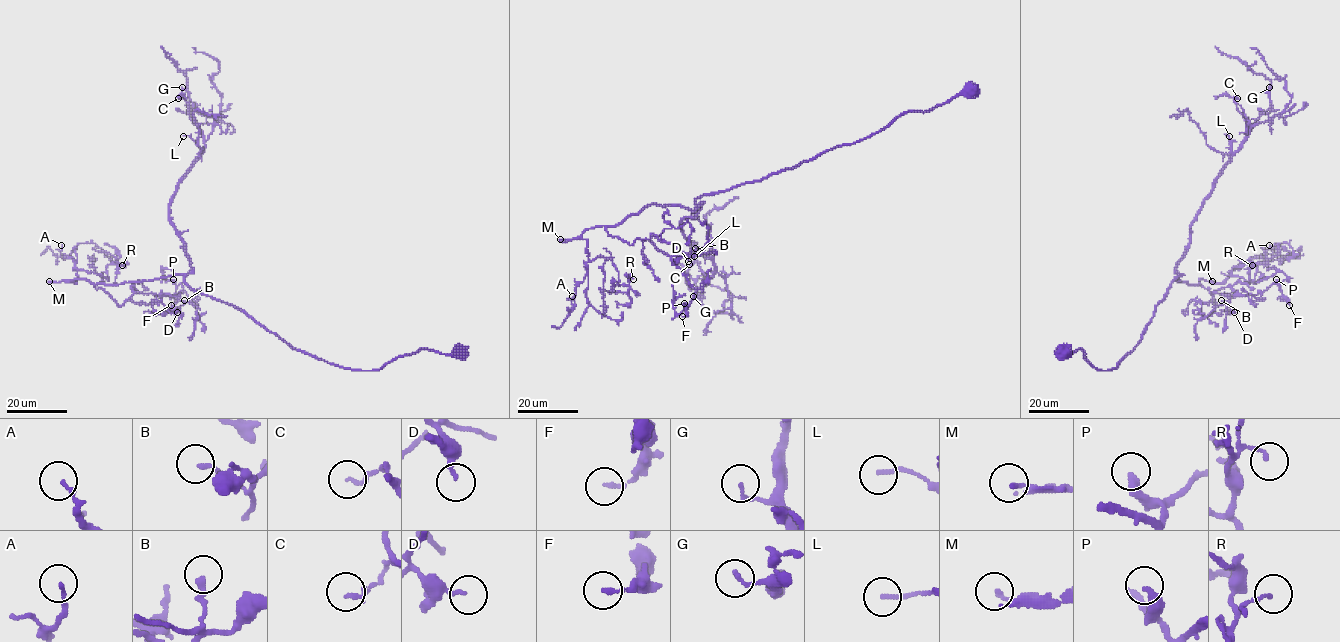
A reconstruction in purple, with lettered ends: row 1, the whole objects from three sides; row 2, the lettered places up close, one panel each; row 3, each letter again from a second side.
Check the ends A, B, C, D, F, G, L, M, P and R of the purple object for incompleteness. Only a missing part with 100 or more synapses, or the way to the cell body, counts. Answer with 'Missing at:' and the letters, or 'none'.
Missing at: M

